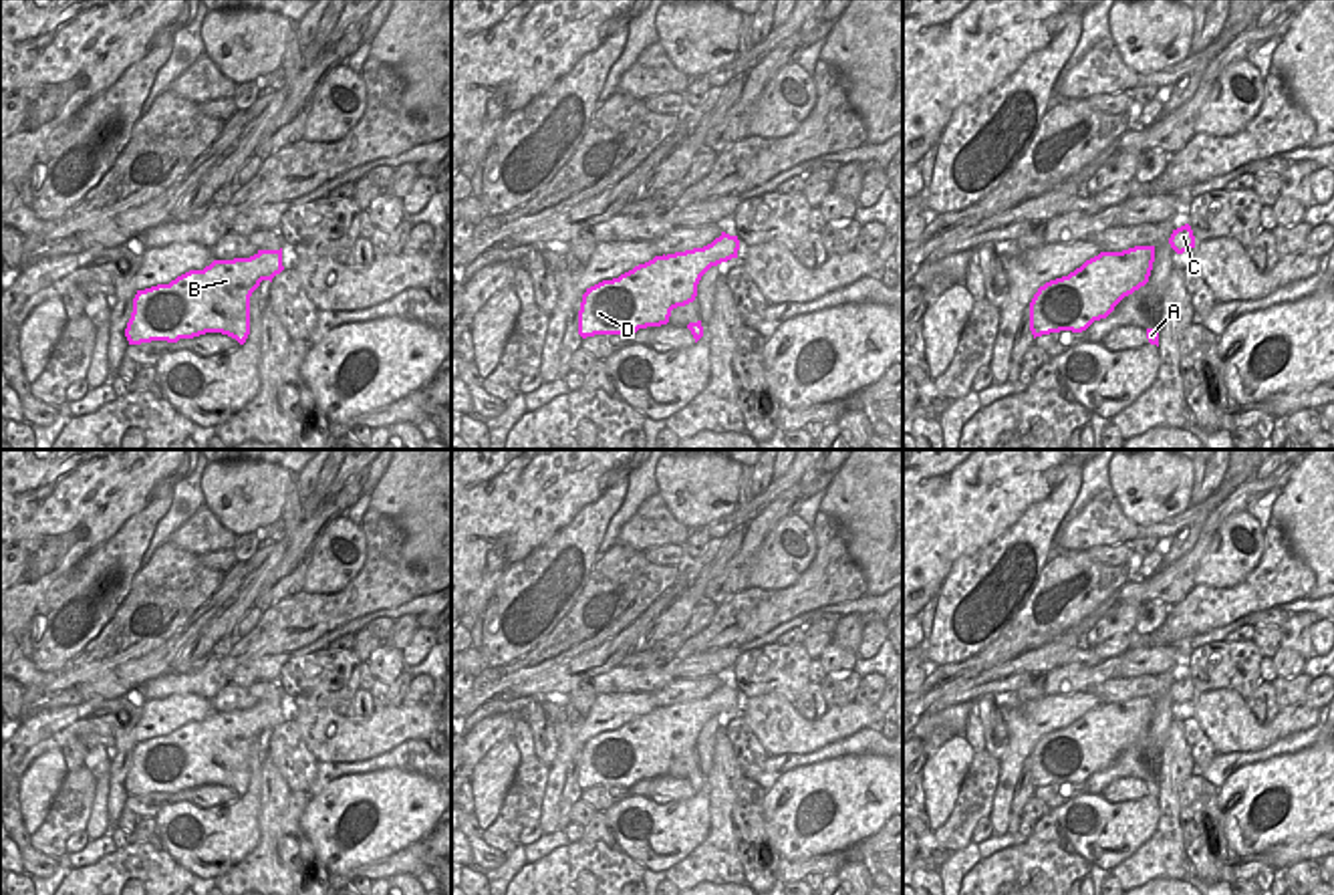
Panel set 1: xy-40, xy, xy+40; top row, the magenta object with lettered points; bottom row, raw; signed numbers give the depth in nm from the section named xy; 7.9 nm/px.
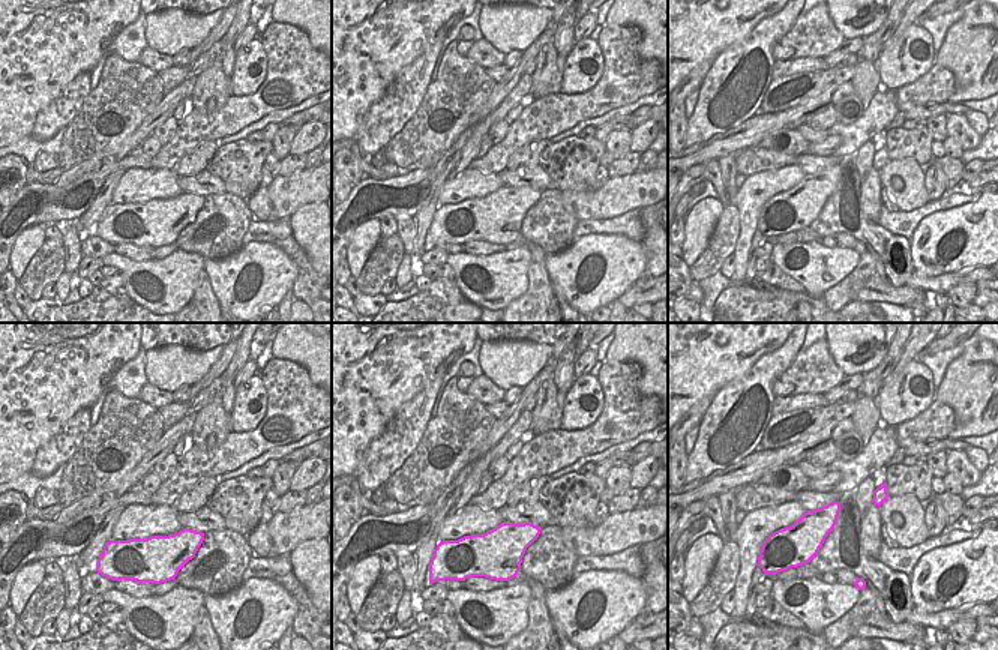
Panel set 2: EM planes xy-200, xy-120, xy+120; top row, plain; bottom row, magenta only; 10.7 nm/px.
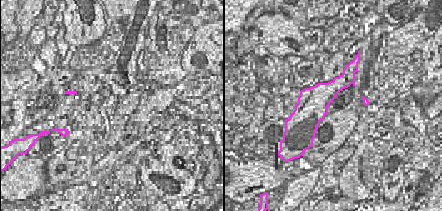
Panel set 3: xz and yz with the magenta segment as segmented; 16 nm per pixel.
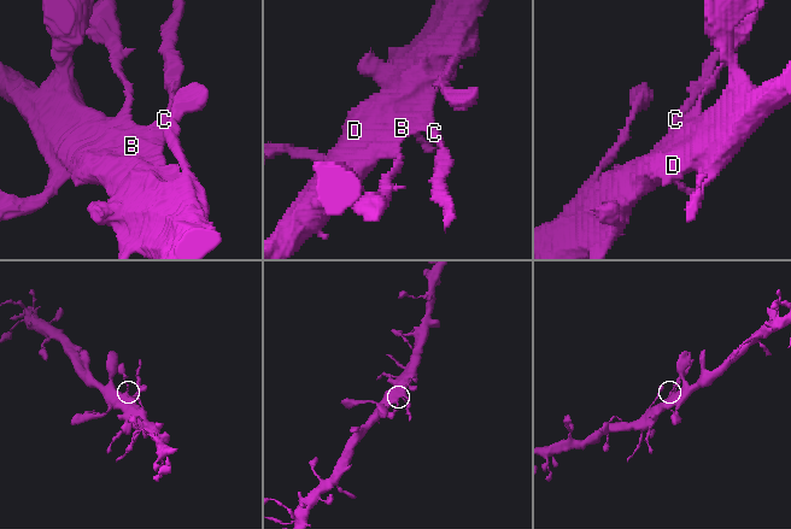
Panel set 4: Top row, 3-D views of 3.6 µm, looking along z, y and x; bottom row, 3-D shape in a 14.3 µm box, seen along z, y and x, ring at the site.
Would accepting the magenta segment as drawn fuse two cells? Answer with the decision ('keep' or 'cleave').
keep

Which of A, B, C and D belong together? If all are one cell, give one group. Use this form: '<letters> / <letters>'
A B C D

